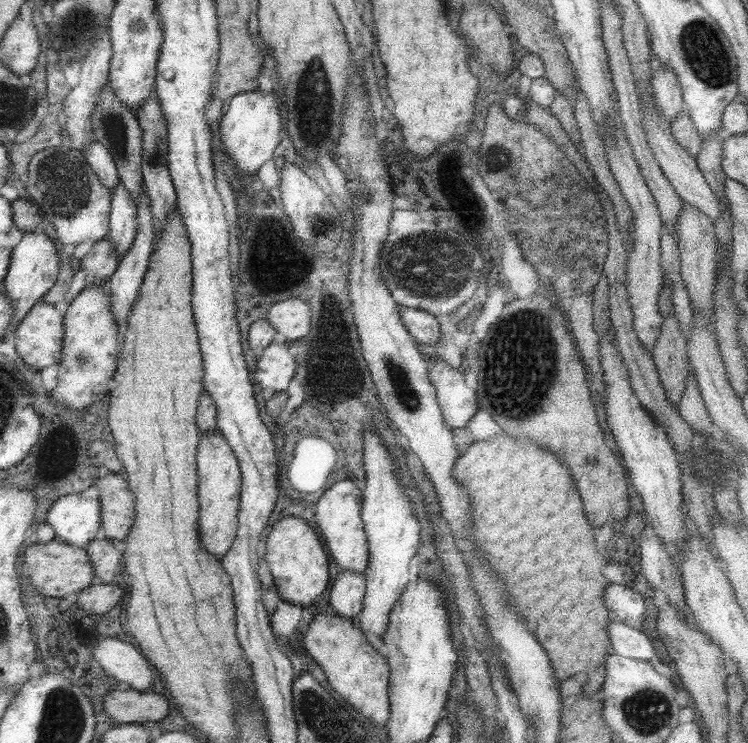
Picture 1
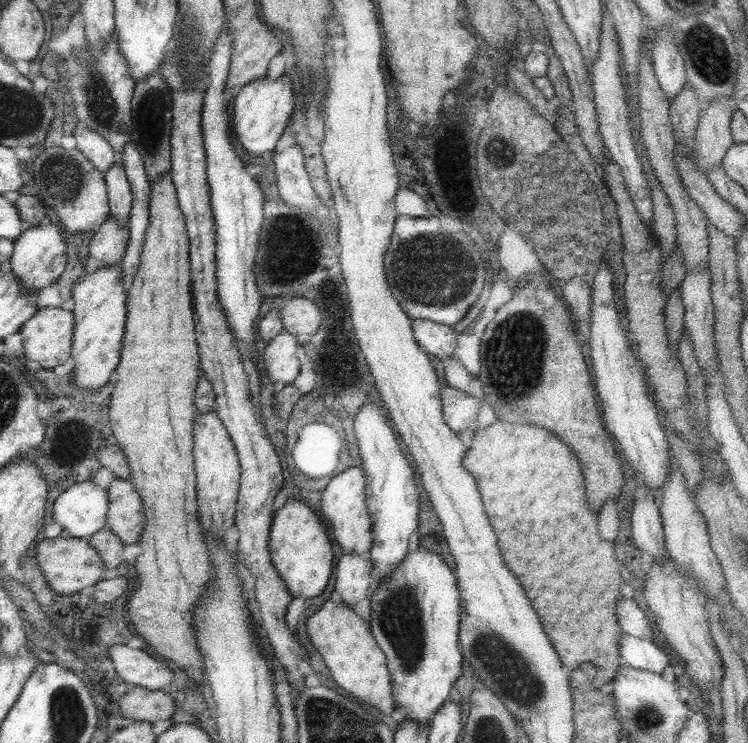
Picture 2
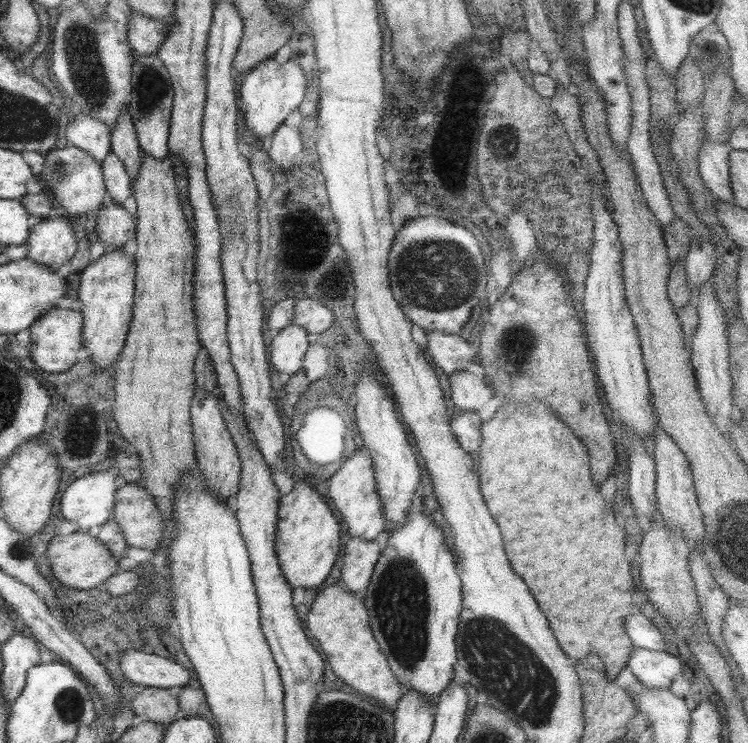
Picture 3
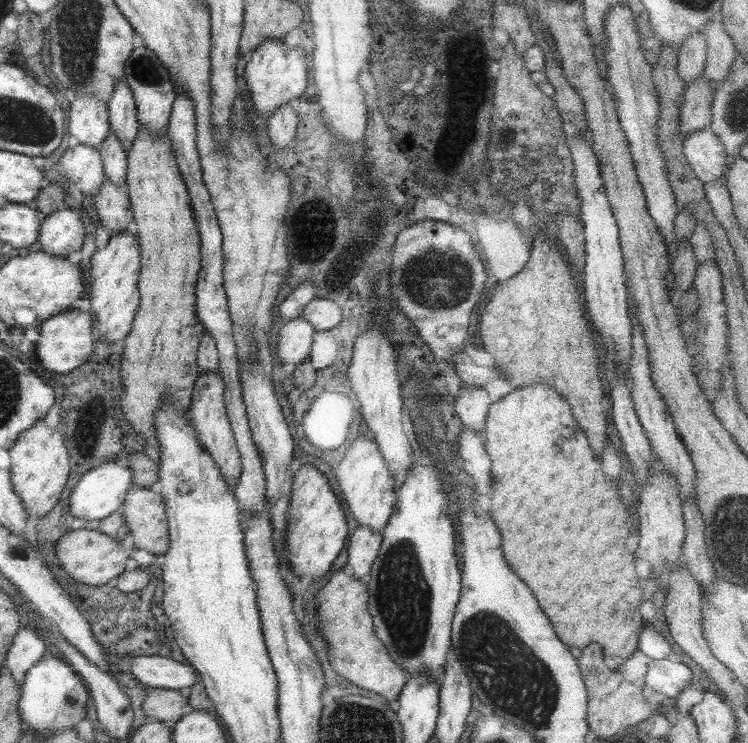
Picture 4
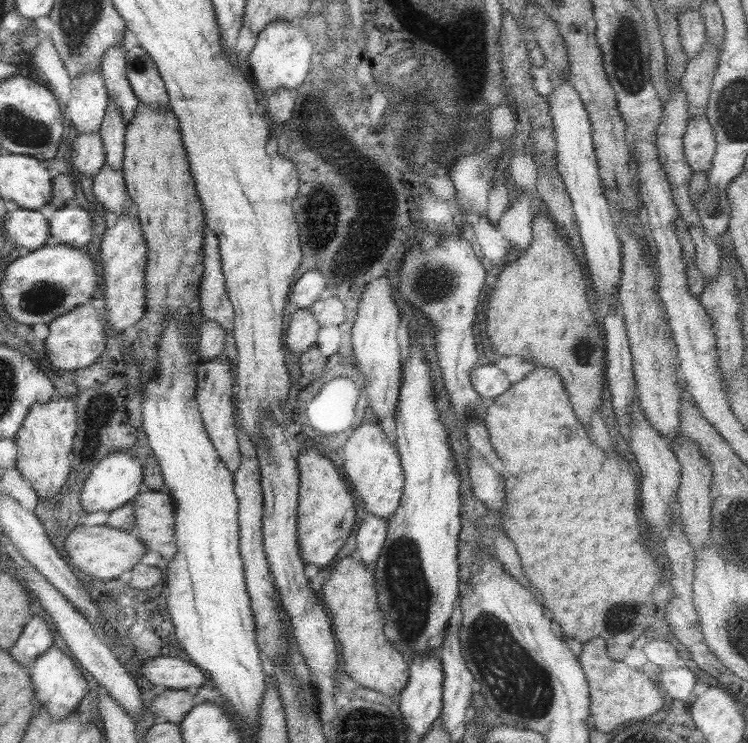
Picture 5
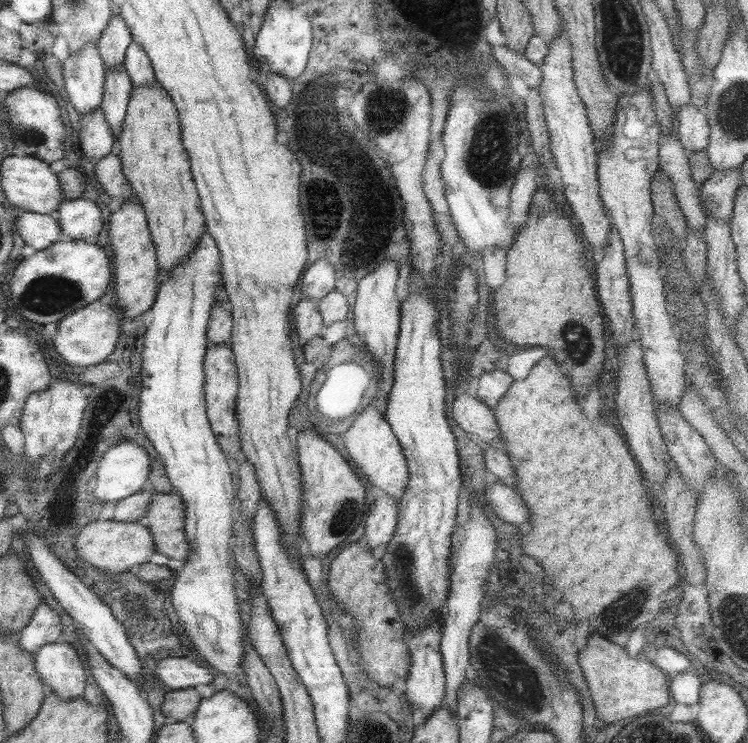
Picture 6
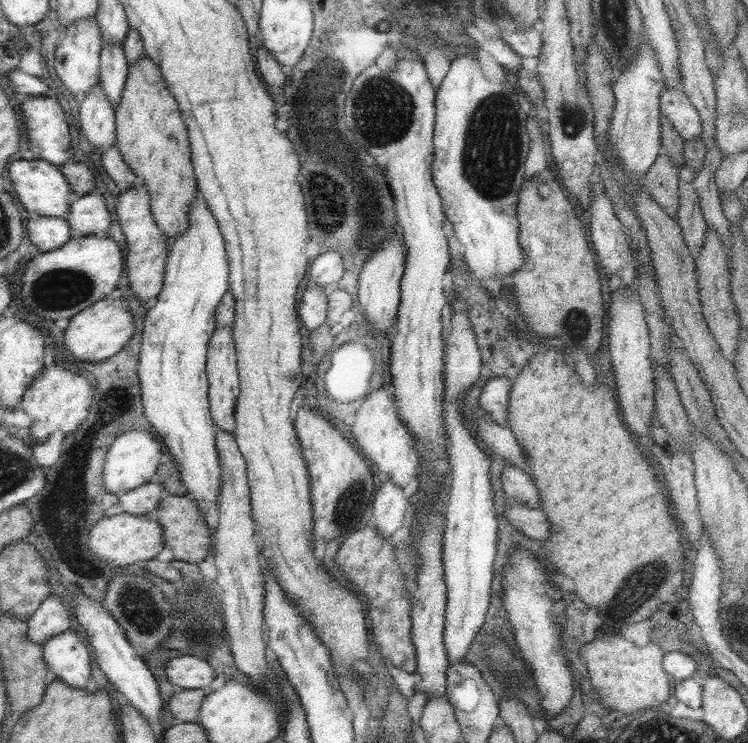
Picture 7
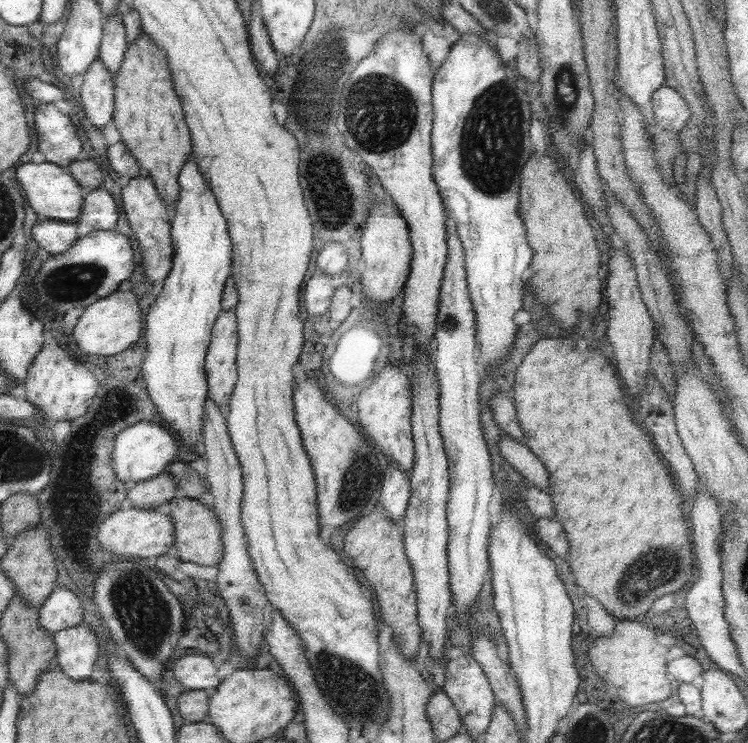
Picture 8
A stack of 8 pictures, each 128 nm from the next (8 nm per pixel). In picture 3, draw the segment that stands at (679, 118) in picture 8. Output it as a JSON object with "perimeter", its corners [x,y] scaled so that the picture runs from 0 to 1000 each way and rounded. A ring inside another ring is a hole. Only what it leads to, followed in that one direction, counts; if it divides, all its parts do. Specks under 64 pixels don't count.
{"perimeter":[[[941,190],[932,203],[932,223],[941,252],[956,268],[977,272],[979,256],[973,241],[973,207],[977,203],[972,192],[951,195]]]}

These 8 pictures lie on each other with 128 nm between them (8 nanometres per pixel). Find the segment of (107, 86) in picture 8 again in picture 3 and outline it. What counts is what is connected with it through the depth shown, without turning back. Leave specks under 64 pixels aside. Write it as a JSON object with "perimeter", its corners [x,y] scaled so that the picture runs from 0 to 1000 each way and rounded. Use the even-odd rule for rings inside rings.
{"perimeter":[[[98,197],[68,201],[56,209],[57,223],[49,238],[61,252],[68,269],[76,272],[87,283],[90,292],[111,289],[110,295],[112,295],[118,285],[130,284],[140,275],[143,261],[132,218]]]}

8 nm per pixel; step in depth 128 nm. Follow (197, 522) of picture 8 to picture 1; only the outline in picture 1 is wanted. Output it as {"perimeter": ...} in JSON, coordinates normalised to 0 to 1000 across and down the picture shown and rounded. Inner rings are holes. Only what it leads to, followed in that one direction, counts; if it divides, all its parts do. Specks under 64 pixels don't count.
{"perimeter":[[[144,635],[124,649],[132,674],[134,708],[142,724],[164,728],[179,693],[179,673],[164,639]]]}

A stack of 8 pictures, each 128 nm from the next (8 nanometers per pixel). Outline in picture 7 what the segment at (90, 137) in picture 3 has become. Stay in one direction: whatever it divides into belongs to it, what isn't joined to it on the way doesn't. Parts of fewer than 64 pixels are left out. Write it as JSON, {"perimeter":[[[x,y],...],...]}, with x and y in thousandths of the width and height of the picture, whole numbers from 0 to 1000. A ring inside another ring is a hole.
{"perimeter":[[[112,24],[96,30],[87,39],[87,48],[72,67],[74,98],[100,135],[111,132],[132,112],[132,69],[136,61],[130,31],[124,24]]]}

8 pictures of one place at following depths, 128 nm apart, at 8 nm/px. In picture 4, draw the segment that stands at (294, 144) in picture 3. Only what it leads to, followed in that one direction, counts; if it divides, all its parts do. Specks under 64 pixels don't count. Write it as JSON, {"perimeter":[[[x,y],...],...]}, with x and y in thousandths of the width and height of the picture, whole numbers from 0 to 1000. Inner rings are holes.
{"perimeter":[[[386,139],[368,147],[357,162],[357,184],[364,203],[378,203],[392,192],[397,167],[396,151]]]}

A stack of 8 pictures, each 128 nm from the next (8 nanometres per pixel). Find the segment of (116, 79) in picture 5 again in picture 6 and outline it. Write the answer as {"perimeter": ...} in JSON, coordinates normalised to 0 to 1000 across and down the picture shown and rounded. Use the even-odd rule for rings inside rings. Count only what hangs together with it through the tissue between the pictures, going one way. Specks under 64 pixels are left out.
{"perimeter":[[[150,19],[128,57],[130,70],[138,81],[140,96],[164,85],[166,70],[175,54],[172,39],[164,26],[156,19]]]}

